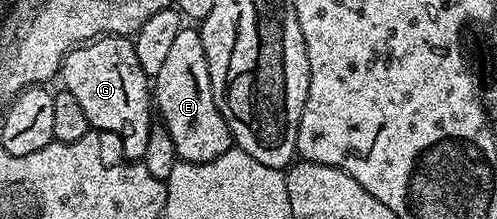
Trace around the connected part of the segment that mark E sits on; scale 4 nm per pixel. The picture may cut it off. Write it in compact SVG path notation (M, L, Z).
M183 26L172 42L164 66L152 80L152 100L156 112L166 123L166 132L174 143L175 157L193 164L212 162L232 147L230 128L224 122L212 94L208 78L208 58L204 58L202 33L197 27Z

